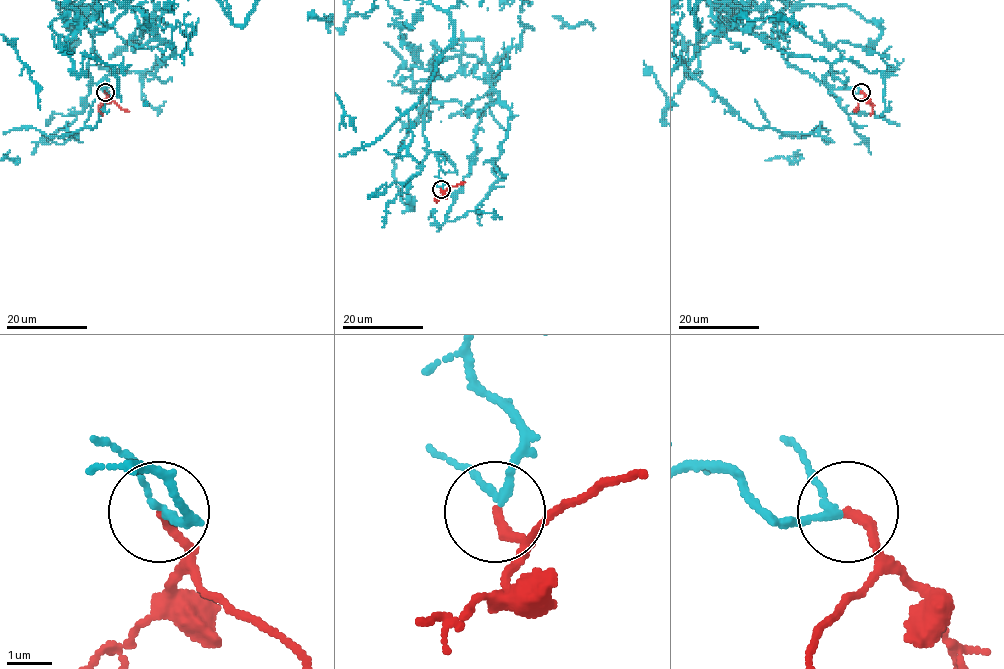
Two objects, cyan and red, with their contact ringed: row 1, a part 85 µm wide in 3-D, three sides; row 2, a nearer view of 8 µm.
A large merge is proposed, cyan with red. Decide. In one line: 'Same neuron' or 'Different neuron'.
Same neuron

